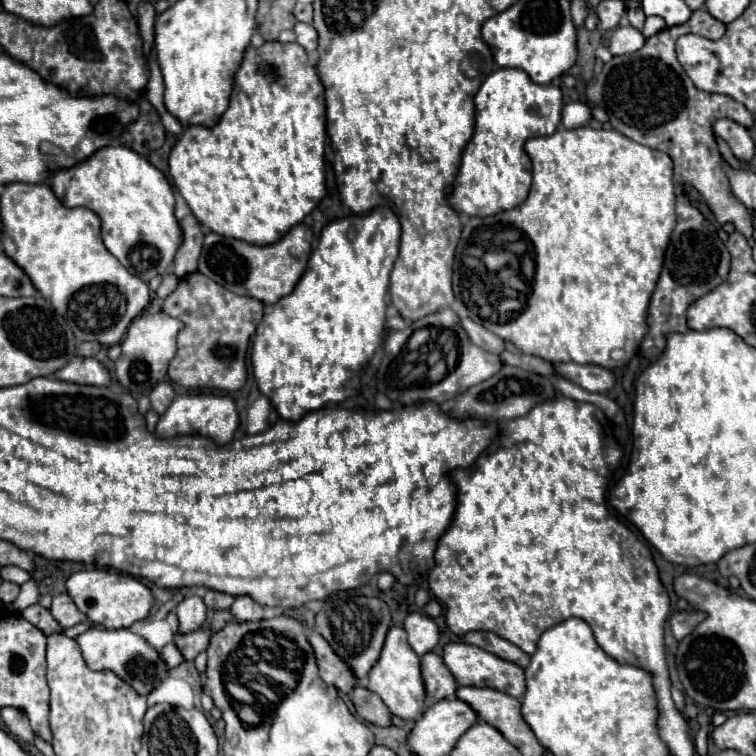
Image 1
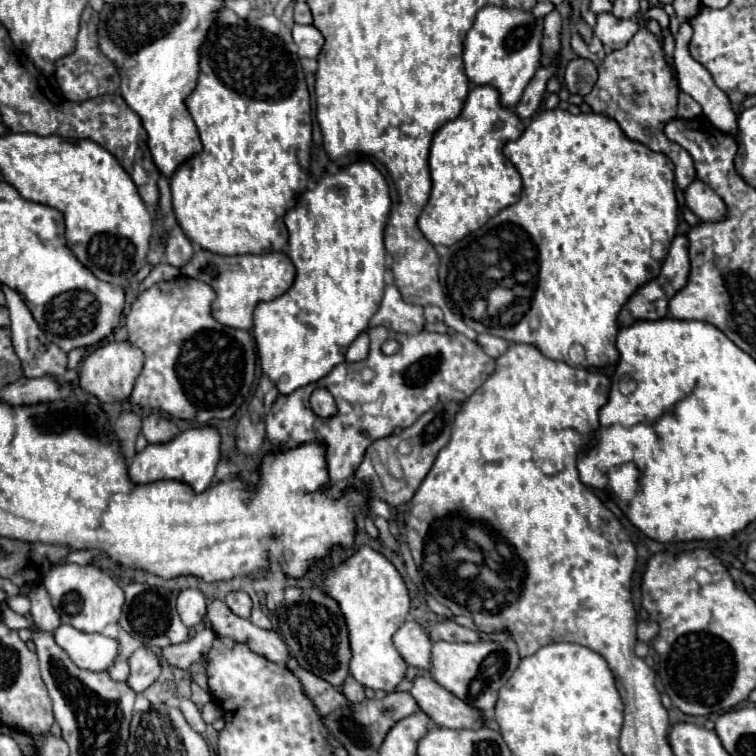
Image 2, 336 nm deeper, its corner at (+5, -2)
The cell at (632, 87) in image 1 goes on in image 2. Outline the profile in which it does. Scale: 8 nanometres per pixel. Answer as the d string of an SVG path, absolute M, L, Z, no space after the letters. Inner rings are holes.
M646 22L640 26L624 50L614 50L602 60L598 66L598 82L594 84L592 92L584 96L584 102L594 112L614 118L630 140L666 154L676 166L676 184L682 190L692 184L696 178L696 168L690 154L682 146L670 142L662 130L662 126L676 116L678 82L672 78L672 72L664 62L660 40L646 28Z

